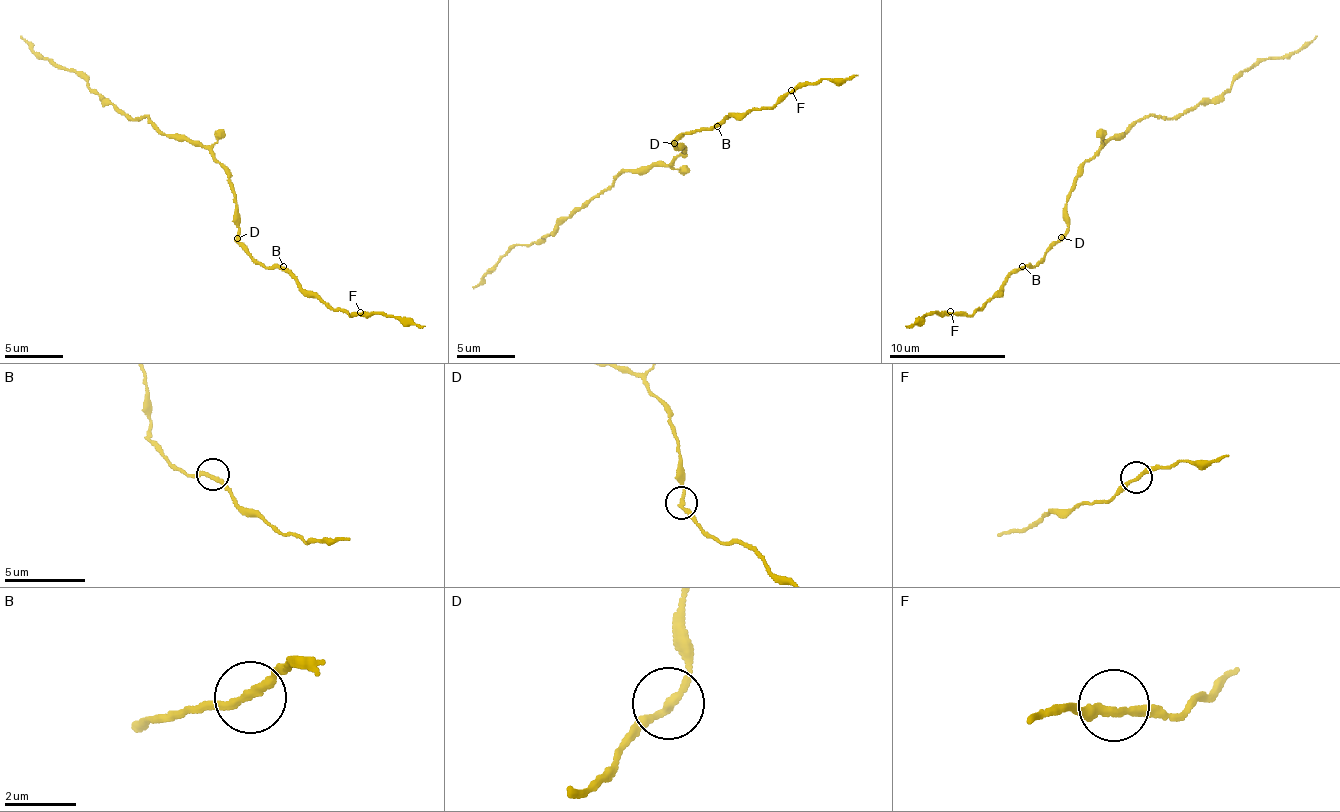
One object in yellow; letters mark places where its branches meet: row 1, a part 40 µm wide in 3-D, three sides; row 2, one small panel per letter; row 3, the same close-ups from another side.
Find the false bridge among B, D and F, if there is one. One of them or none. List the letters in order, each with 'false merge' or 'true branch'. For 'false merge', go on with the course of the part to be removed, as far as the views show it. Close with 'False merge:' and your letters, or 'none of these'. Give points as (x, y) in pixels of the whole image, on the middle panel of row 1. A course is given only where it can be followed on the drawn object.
B: true branch
D: true branch
F: true branch
False merge: none of these

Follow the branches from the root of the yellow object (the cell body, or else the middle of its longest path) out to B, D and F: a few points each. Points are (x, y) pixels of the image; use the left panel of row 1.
B: (223, 169), (235, 204), (235, 227), (240, 242), (258, 263), (283, 266)
D: (223, 169), (235, 204), (236, 239)
F: (223, 169), (235, 204), (237, 236), (258, 263), (287, 269), (303, 290), (316, 293), (332, 308), (360, 312)

